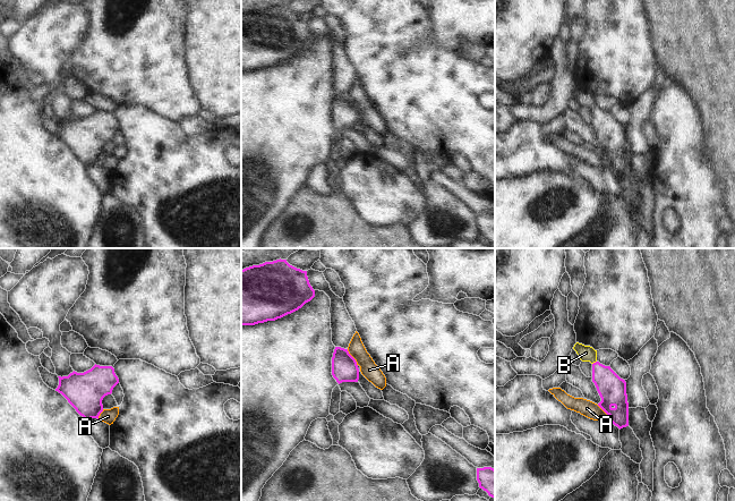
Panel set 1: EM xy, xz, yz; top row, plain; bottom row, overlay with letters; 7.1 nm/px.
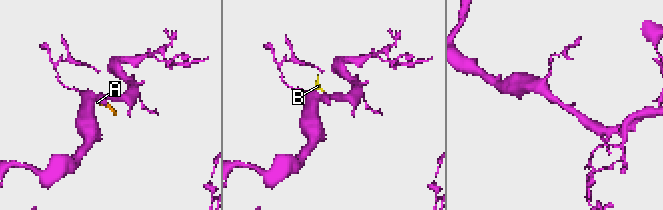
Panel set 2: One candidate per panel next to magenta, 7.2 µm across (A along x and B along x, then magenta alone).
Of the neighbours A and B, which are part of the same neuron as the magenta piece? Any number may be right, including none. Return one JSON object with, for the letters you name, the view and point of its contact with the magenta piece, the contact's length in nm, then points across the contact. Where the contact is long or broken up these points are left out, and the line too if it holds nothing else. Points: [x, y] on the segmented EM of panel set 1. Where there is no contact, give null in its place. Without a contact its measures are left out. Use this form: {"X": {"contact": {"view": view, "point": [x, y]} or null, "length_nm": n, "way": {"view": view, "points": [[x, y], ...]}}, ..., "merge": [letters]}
{"B": {"contact": {"view": "yz", "point": [594, 363]}, "length_nm": 40, "way": {"view": "yz", "points": [[612, 389], [594, 363], [586, 353]]}}, "merge": ["B"]}

